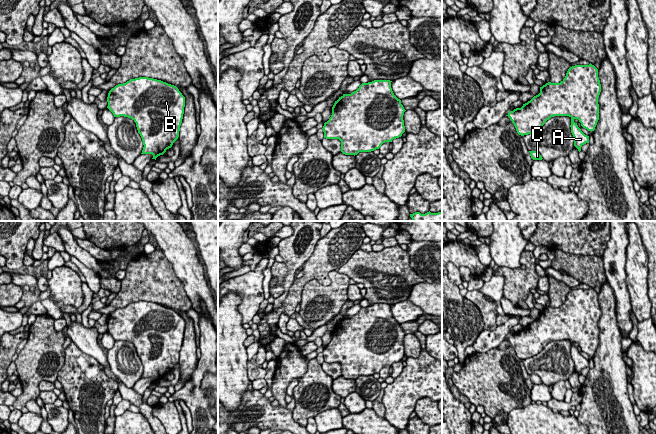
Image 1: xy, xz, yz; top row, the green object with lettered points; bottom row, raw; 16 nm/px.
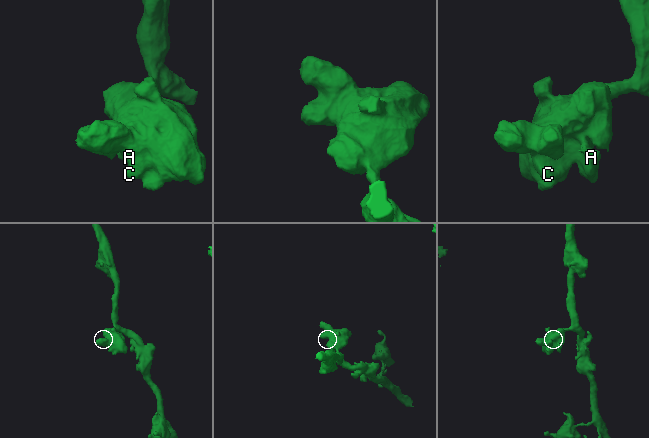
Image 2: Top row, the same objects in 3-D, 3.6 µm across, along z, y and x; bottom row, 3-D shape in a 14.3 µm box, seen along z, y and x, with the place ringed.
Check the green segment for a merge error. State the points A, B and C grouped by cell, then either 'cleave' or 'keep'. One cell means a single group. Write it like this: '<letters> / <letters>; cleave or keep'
A B C; keep

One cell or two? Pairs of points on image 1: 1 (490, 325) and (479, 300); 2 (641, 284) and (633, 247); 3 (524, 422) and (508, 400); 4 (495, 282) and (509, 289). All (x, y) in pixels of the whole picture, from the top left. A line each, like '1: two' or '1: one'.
1: one
2: one
3: two
4: two

